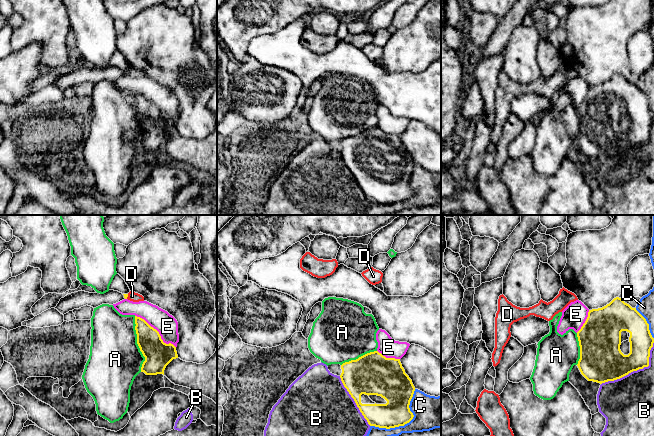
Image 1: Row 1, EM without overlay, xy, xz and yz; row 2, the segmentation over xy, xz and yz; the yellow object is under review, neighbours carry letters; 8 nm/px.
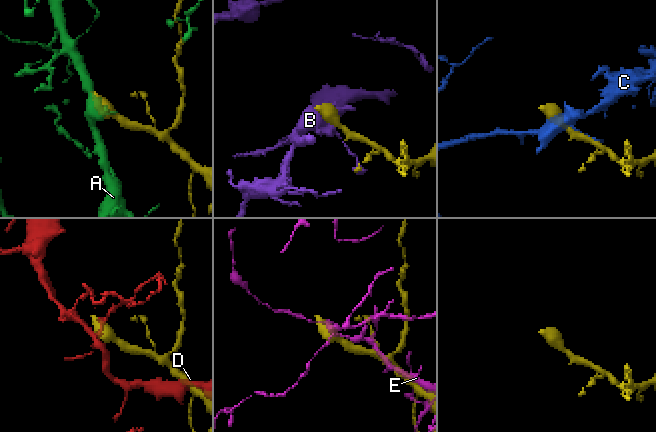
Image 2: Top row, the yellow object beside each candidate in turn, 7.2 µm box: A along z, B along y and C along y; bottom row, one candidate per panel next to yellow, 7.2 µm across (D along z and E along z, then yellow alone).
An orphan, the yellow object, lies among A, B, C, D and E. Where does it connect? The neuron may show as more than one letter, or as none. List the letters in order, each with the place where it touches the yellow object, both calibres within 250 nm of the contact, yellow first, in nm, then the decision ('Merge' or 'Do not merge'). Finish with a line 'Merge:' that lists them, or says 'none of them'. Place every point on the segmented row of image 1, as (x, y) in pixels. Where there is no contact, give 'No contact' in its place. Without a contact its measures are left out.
A: Touches yellow at xy (137, 343). Thickness 220 nm (yellow) against 420 nm. Merge
B: Touches yellow at yz (636, 370). Thickness 300 nm (yellow) against 380 nm. Do not merge
C: Touches yellow at xz (405, 423). Thickness 220 nm (yellow) against 260 nm. Do not merge
D: Touches yellow at xy (127, 296). Thickness 30 nm (yellow) against 80 nm. Do not merge
E: Touches yellow at xy (157, 331). Thickness 220 nm (yellow) against 170 nm. Do not merge
Merge: A

